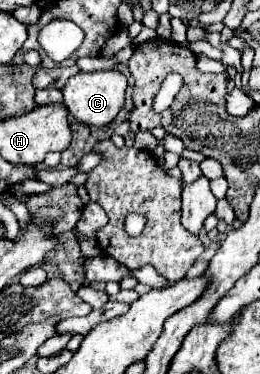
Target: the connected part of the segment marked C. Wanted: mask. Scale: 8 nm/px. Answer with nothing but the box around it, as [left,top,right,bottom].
[65,70,127,126]

